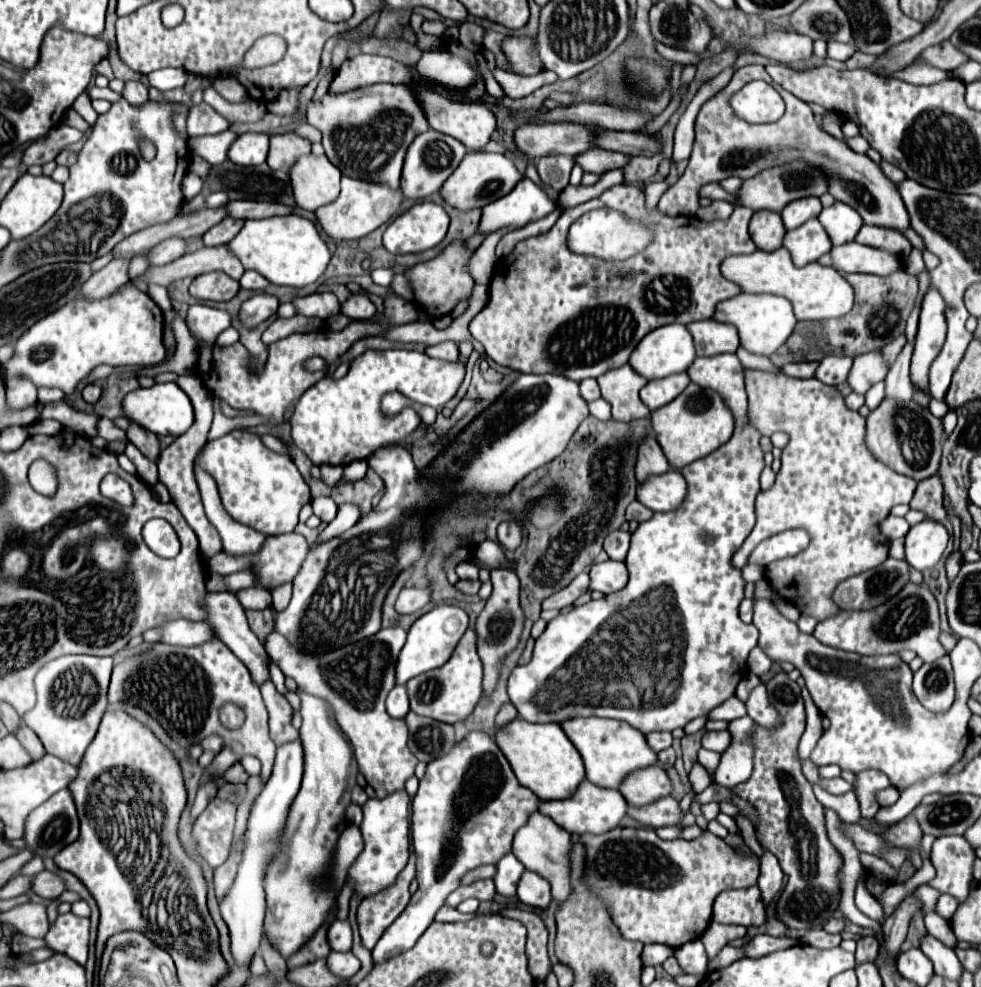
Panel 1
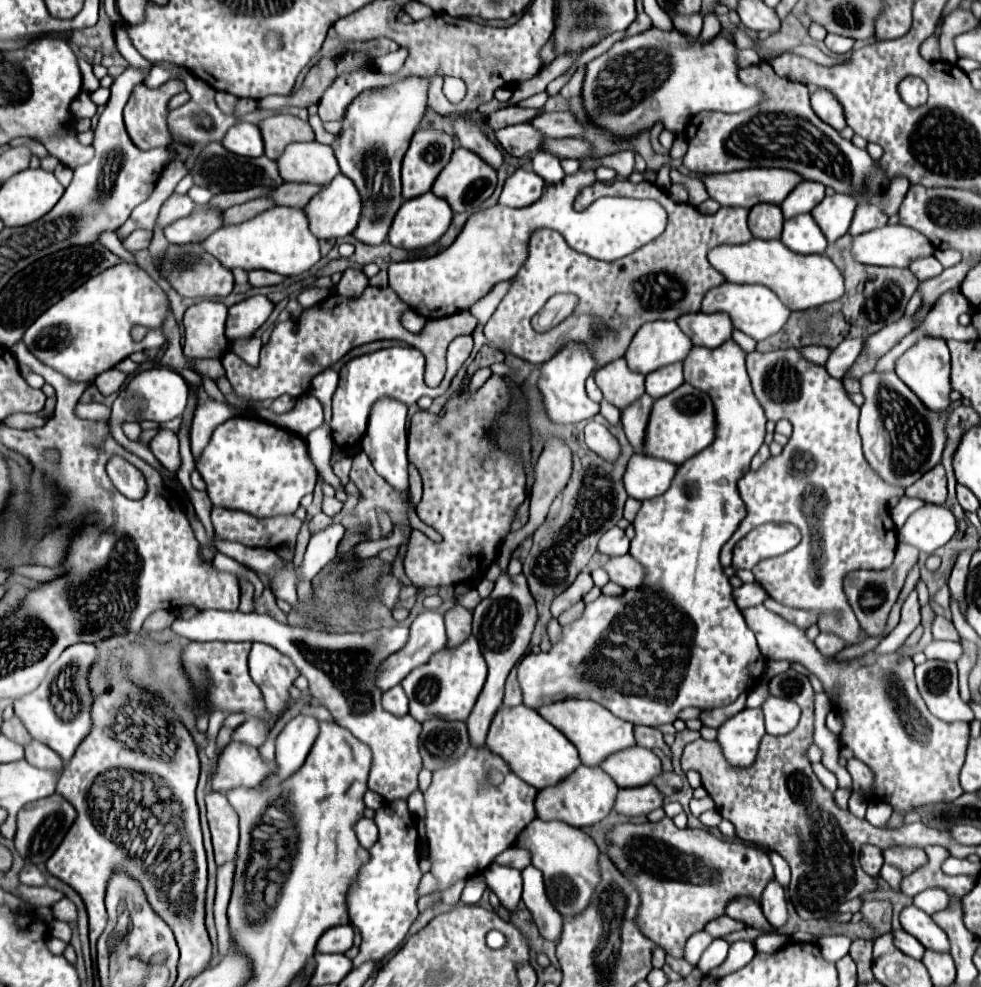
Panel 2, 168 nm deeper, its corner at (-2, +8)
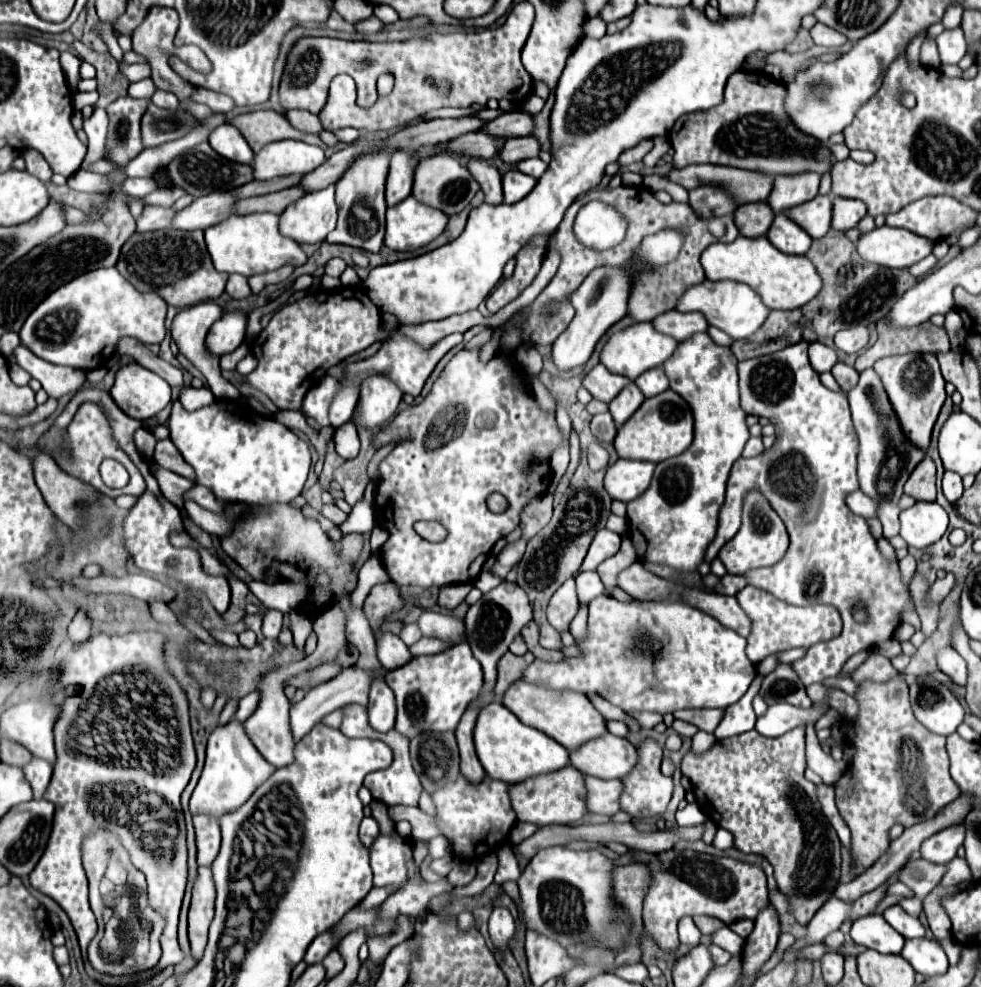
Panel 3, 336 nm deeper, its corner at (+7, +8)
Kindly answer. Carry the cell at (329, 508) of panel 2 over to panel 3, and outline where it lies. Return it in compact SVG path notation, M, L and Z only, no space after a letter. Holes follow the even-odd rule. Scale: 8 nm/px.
M323 506L321 512L323 512L323 516L329 518L335 526L341 526L341 524L347 520L347 514L341 512L337 506Z

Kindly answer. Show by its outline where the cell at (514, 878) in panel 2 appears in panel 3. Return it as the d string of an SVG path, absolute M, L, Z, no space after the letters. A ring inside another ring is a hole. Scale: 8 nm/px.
M495 908L489 918L489 936L497 952L509 948L511 938L515 936L515 920L511 918L507 908Z

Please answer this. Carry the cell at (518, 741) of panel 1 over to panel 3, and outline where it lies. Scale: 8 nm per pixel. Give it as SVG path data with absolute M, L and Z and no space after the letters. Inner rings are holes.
M491 702L479 710L473 736L479 762L483 764L487 776L493 780L515 784L537 774L561 770L569 764L569 752L559 742L531 726L525 726L499 702Z

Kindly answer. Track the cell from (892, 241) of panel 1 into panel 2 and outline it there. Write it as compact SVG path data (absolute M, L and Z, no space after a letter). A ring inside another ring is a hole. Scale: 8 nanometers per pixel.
M858 204L852 226L850 226L850 234L858 236L876 228L882 228L888 224L888 216L884 214L884 210L878 204Z

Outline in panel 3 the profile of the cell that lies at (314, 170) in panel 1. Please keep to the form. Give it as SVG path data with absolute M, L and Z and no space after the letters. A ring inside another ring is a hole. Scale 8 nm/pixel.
M279 140L267 144L253 158L253 178L271 180L289 174L307 174L321 166L325 152L317 146L309 146L297 140Z

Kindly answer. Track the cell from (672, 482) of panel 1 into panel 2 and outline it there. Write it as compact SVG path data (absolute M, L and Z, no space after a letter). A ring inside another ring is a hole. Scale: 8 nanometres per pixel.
M634 454L628 462L628 470L624 474L624 486L628 496L638 498L638 500L650 500L660 494L664 494L672 478L676 476L676 464L644 456L644 454Z

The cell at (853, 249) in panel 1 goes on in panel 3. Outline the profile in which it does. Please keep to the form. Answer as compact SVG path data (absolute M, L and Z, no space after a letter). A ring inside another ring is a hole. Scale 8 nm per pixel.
M881 226L859 238L855 244L863 260L887 268L909 268L933 250L933 240L925 240L905 228Z

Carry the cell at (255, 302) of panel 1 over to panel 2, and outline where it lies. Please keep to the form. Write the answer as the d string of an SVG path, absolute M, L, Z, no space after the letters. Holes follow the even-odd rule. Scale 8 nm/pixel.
M258 294L252 298L246 298L232 308L228 308L228 322L226 322L226 338L238 340L238 338L250 338L272 314L274 304Z

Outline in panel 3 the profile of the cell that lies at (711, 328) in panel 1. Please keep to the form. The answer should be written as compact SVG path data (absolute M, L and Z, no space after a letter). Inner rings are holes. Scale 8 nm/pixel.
M673 310L673 312L665 312L665 314L657 316L657 320L653 320L651 324L655 326L657 332L667 334L667 336L675 338L677 342L687 340L695 332L707 330L707 320L705 320L705 316L701 316L701 312L683 314L679 310Z

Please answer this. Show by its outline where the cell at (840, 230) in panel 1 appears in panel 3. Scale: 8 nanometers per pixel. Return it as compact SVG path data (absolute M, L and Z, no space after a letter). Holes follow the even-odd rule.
M815 196L813 200L799 204L797 208L789 208L789 212L783 212L789 216L795 224L799 224L811 238L821 238L831 228L831 196Z

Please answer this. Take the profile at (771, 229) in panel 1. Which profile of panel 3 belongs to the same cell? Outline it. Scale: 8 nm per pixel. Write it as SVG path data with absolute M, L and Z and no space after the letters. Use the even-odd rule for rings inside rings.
M749 202L749 204L741 204L735 210L733 218L741 236L757 238L757 236L767 234L775 218L775 212L769 208L767 202Z

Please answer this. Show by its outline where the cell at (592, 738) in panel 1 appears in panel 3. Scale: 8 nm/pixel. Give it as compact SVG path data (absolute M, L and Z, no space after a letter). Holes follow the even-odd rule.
M515 680L503 694L503 706L509 708L523 724L533 726L553 740L561 742L567 750L575 750L583 742L607 732L605 718L595 710L585 694L577 692L553 692L551 688L537 688L527 680Z

